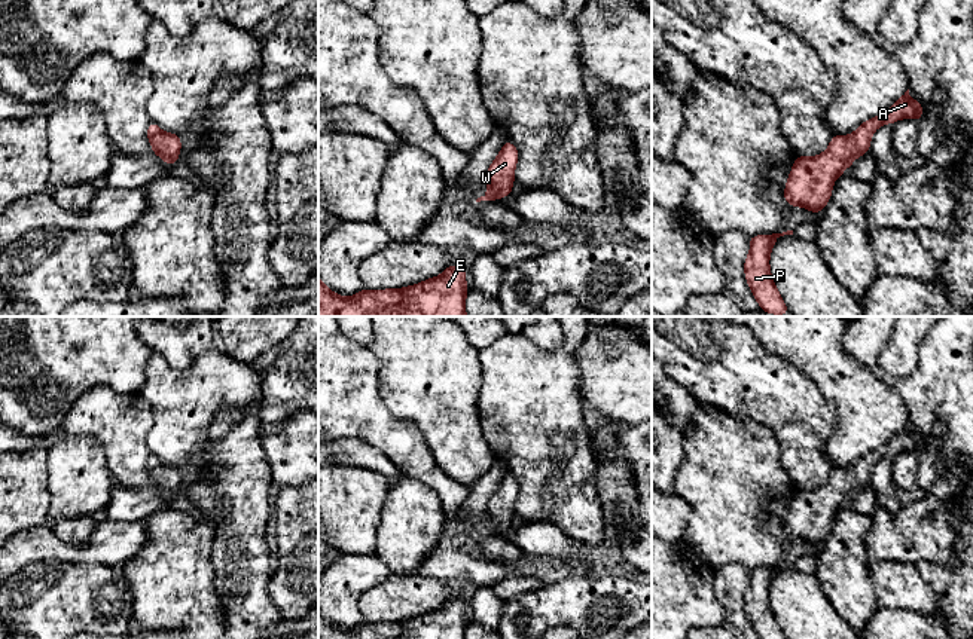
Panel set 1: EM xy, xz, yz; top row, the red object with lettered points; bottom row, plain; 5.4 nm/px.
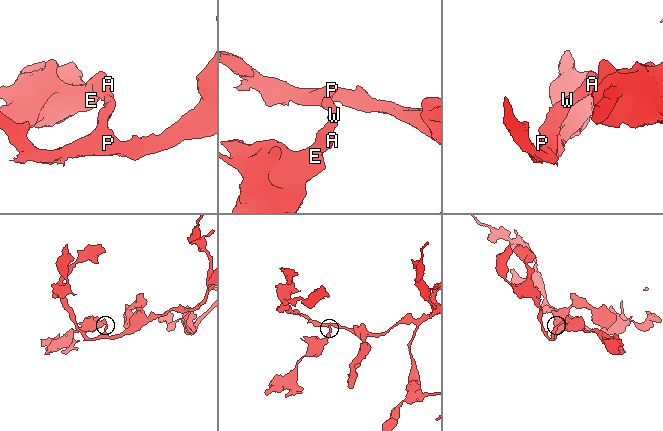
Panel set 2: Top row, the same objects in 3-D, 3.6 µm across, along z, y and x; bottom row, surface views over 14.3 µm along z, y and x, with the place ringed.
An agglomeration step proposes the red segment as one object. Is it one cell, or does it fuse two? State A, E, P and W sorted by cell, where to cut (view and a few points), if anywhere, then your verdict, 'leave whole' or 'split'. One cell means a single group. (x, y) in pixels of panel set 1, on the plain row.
groups A E P W; cut none; leave whole

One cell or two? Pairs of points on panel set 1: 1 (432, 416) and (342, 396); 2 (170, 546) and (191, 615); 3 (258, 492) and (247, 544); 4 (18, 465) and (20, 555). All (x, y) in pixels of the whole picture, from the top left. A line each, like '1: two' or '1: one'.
1: two
2: one
3: one
4: two

